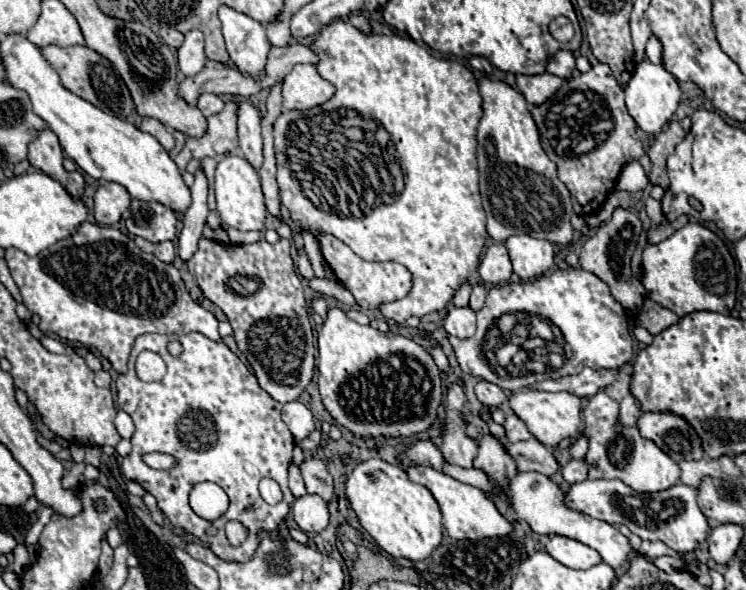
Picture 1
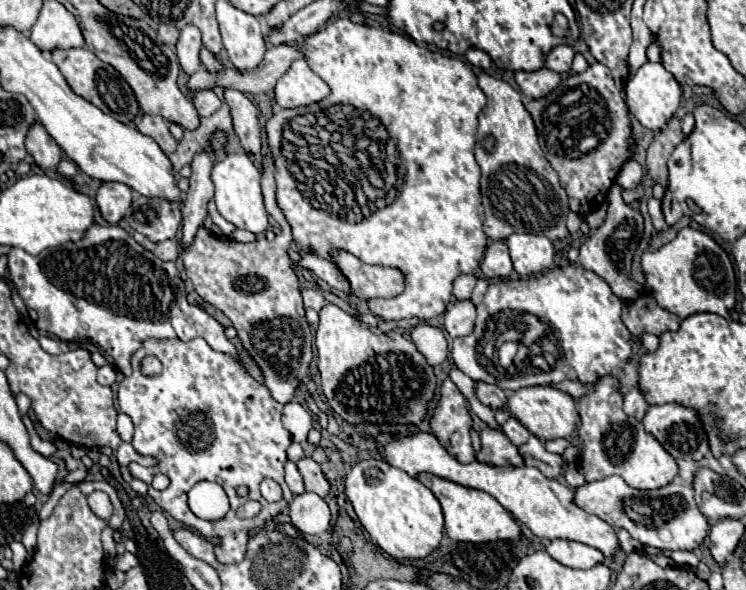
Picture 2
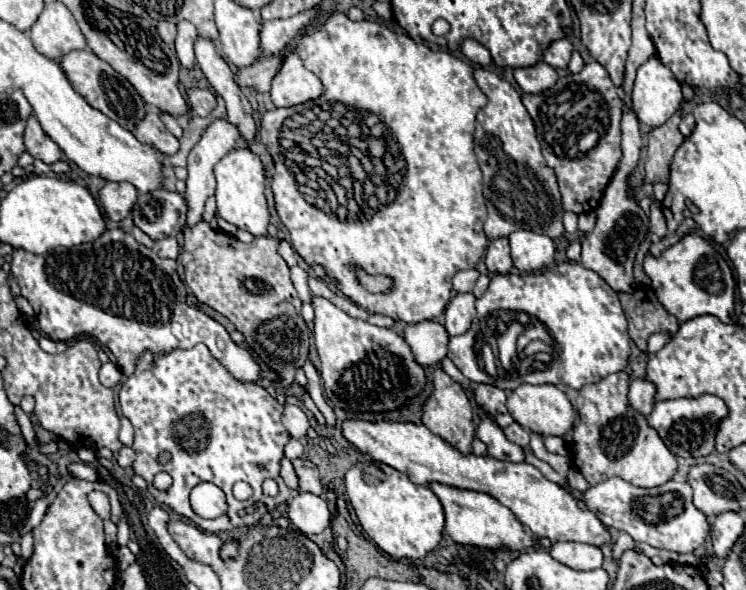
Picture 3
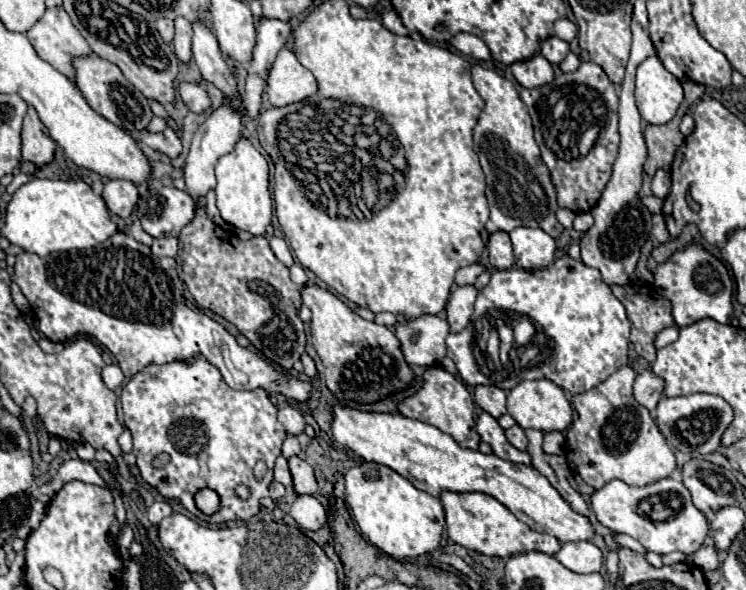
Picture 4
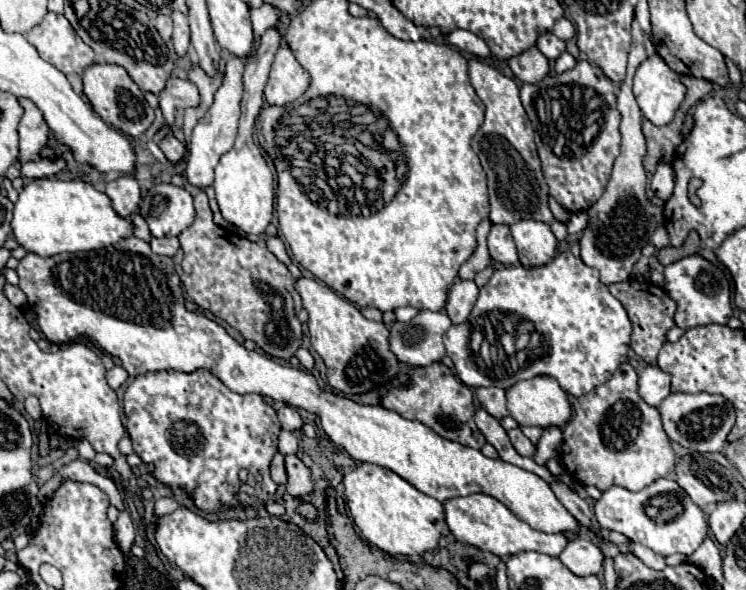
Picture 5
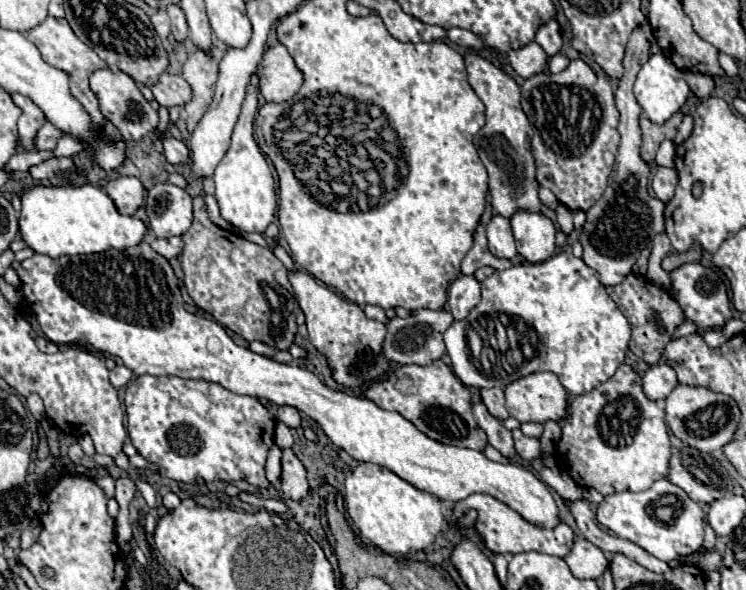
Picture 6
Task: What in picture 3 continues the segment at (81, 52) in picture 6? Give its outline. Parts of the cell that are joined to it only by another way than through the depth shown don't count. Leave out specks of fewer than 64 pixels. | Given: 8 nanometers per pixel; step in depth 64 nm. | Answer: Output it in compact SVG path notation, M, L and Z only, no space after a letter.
M62 2L44 6L36 24L30 28L30 38L34 42L34 48L54 62L60 62L60 56L64 56L64 52L86 48L84 34Z

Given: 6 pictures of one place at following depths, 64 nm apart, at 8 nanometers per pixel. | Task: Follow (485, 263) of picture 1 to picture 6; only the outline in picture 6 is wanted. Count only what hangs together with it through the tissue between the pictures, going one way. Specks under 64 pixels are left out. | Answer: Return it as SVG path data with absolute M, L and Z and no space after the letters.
M494 216L488 224L488 248L496 258L512 260L516 258L516 244L510 228L510 220L504 216Z

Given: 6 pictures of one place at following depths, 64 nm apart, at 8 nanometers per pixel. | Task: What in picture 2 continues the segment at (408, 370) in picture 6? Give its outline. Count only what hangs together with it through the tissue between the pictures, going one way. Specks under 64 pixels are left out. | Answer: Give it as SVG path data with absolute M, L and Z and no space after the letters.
M450 378L444 380L440 392L442 398L438 408L434 410L430 426L452 458L456 458L462 464L470 464L476 452L470 442L472 418L468 414L466 398Z

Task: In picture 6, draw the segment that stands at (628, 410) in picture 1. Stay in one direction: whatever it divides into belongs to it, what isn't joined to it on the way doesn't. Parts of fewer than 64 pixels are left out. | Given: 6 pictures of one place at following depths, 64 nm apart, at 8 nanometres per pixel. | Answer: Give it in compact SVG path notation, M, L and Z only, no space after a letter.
M660 362L652 368L648 368L648 372L644 374L642 378L642 388L644 388L644 394L650 398L650 400L664 400L676 386L676 374L674 370Z

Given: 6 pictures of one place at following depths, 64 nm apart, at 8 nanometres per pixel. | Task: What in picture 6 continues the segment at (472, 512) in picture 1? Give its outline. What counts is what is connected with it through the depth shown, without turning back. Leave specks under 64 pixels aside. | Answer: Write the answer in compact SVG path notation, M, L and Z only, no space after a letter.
M472 494L460 502L456 502L452 506L452 516L450 522L458 524L458 520L468 512L468 510L476 510L478 518L474 522L474 530L478 532L484 548L488 548L494 554L518 554L518 552L542 552L542 554L550 554L550 556L560 556L564 558L568 554L568 548L574 542L574 532L570 526L560 524L554 530L546 530L546 528L538 528L530 522L526 522L518 512L514 512L512 508L508 508L506 504L502 504L500 500L496 500L494 496L488 494Z

